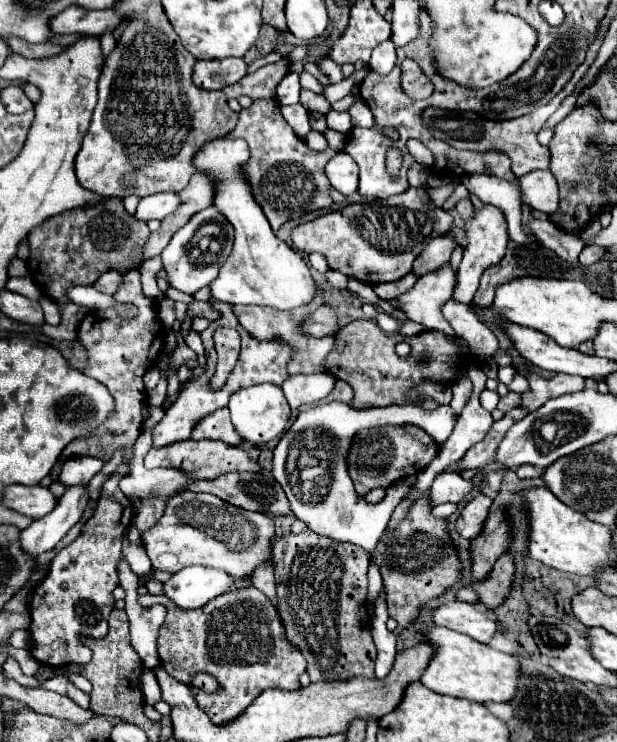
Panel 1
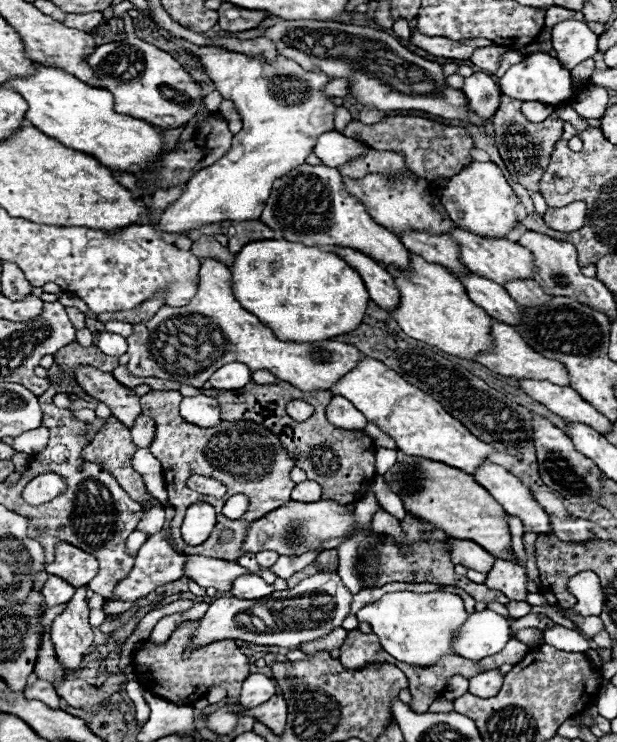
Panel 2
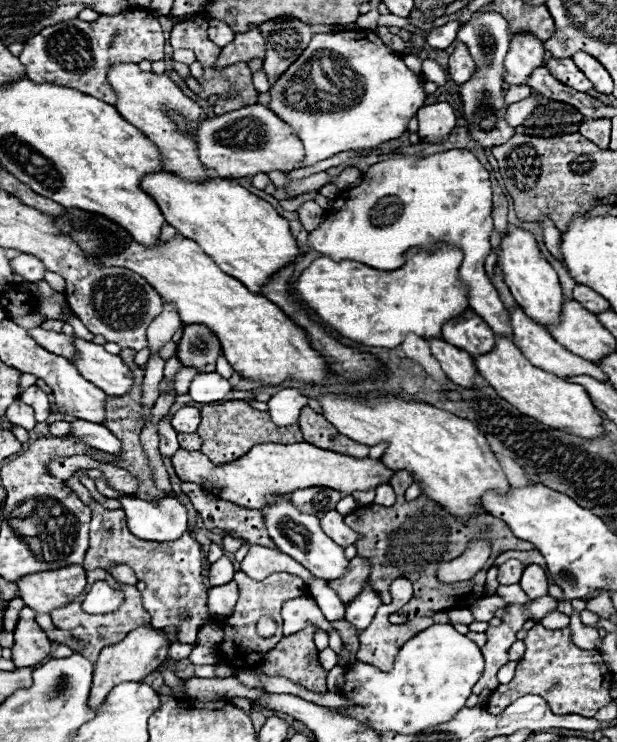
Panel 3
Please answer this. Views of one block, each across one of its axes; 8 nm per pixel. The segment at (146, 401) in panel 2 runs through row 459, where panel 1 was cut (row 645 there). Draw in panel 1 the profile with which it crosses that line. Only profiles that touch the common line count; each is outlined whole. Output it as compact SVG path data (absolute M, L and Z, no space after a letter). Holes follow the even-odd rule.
M254 586L226 592L194 610L182 610L176 604L170 604L166 596L146 594L140 596L138 602L142 606L166 606L168 614L158 632L158 656L172 678L188 684L196 704L214 724L236 720L266 688L300 688L298 678L306 672L306 660L298 648L286 642L276 608ZM200 672L208 672L220 682L216 694L200 692L200 688L192 684L194 676Z

